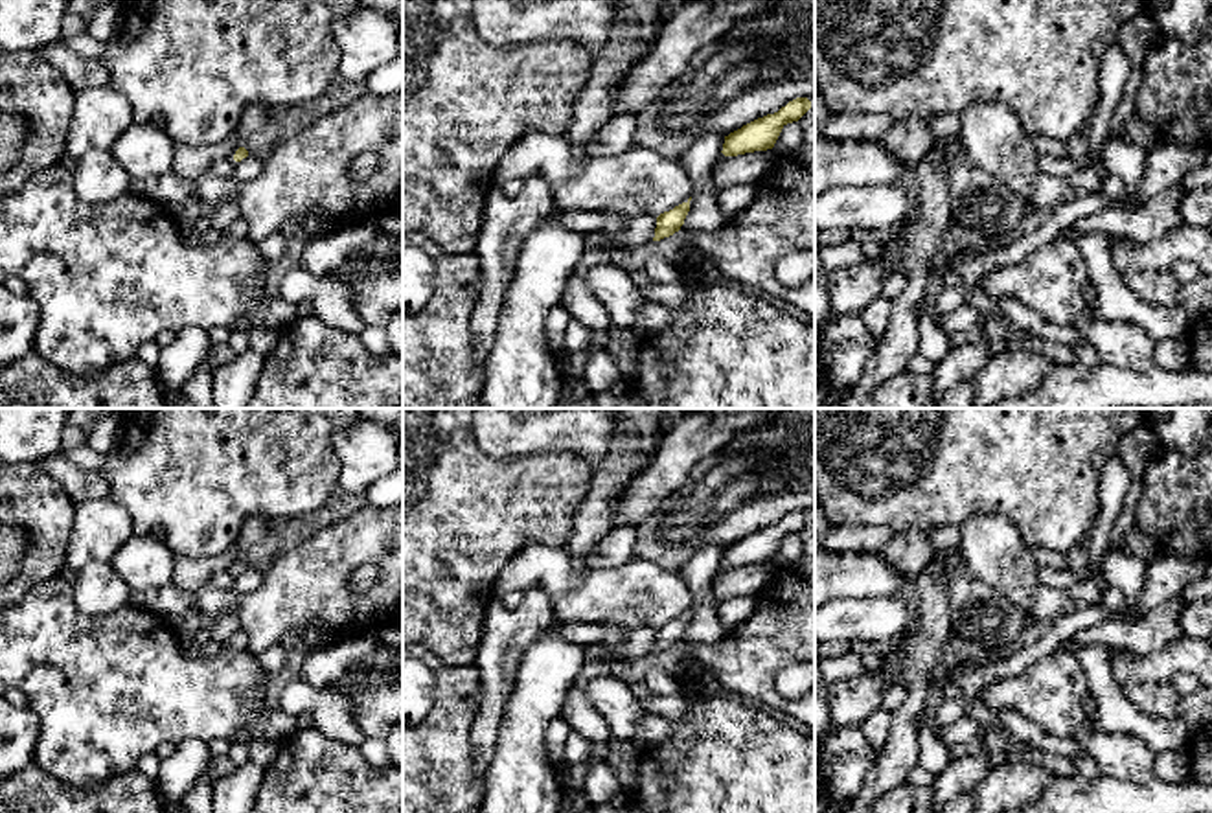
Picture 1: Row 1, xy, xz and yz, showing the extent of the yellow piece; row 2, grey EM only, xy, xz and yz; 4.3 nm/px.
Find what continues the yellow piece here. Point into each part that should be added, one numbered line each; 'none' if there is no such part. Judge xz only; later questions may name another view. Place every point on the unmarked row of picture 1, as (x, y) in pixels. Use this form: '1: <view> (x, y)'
none

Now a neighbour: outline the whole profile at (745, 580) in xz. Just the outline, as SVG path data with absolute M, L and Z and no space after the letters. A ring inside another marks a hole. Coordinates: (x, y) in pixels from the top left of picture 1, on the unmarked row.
M774 561L754 563L737 568L725 568L721 565L714 579L715 600L721 603L732 596L754 596L767 587L776 574L778 565Z

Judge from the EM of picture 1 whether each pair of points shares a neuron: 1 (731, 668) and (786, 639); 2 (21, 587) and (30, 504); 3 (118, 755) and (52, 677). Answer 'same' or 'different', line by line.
1: same
2: same
3: same

